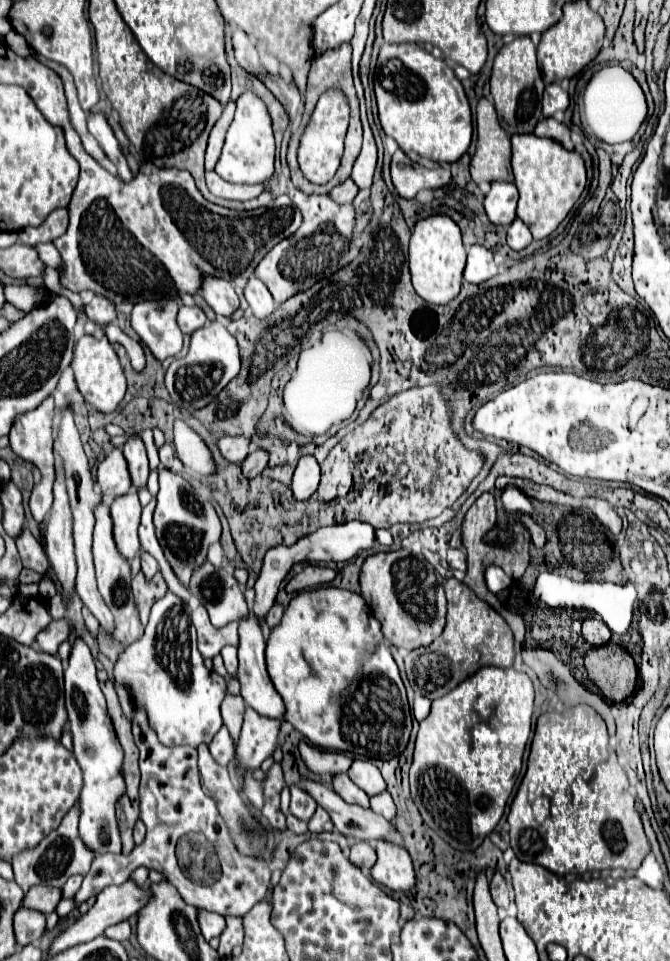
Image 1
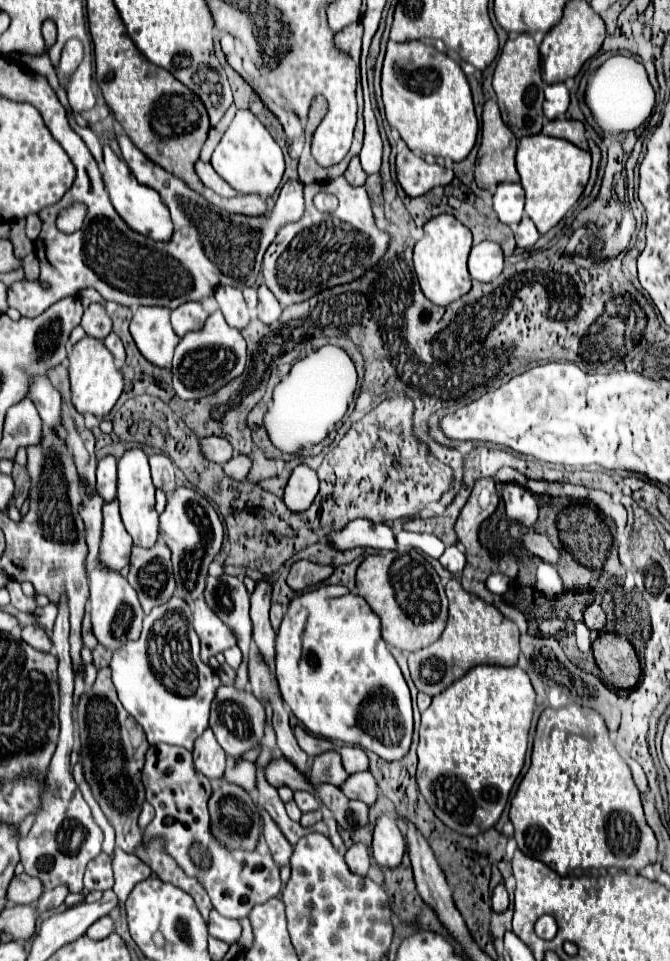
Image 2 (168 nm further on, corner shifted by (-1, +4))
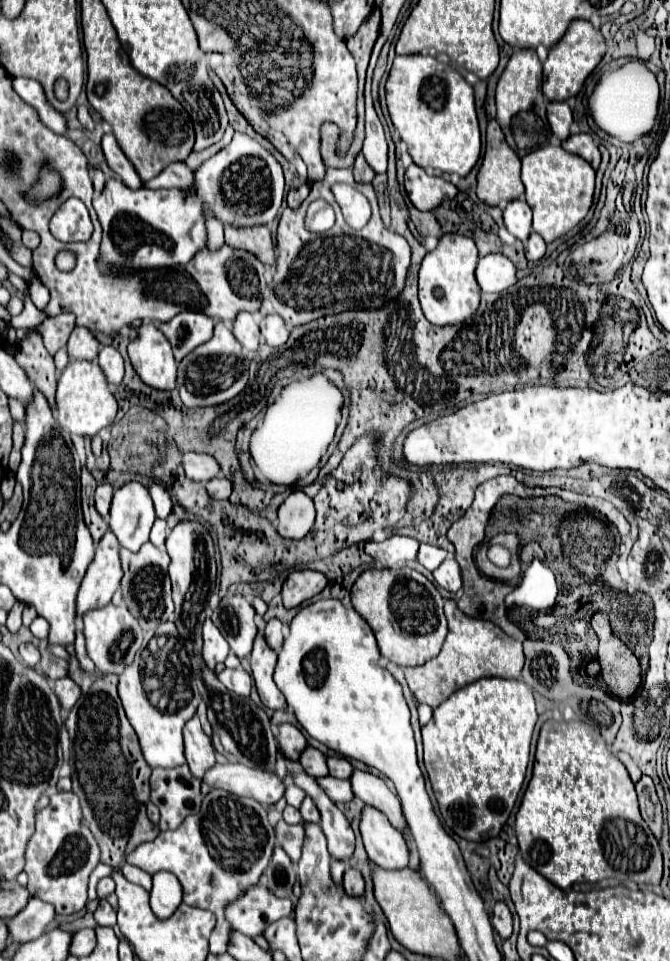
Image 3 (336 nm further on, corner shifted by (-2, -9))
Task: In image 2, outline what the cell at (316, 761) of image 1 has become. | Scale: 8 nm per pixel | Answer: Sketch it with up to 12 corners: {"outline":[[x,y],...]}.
{"outline":[[295,726],[295,738],[309,756],[335,748],[329,740]]}

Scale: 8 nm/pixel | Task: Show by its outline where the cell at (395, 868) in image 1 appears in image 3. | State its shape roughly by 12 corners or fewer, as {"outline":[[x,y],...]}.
{"outline":[[364,807],[360,831],[370,861],[408,867],[404,837]]}

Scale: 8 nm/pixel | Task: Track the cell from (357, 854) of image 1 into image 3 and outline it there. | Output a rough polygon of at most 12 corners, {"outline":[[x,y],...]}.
{"outline":[[348,867],[344,885],[348,895],[364,895],[364,877]]}

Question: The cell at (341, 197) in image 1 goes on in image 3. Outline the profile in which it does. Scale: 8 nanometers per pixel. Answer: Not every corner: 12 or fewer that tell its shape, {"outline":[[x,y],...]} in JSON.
{"outline":[[362,155],[354,161],[354,179],[358,183],[370,183],[374,171],[368,167]]}

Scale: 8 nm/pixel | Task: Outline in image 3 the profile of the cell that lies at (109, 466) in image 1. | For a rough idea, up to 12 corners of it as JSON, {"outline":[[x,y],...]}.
{"outline":[[112,485],[96,489],[96,509],[106,519],[112,503]]}

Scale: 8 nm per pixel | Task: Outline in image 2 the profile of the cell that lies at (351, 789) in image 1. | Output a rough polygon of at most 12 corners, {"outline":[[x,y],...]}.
{"outline":[[339,752],[315,756],[311,778],[339,786],[347,778]]}

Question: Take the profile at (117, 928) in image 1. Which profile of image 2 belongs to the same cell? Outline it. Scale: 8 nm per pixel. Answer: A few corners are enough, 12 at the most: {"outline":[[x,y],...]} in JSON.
{"outline":[[109,916],[99,918],[85,936],[107,938],[115,928]]}

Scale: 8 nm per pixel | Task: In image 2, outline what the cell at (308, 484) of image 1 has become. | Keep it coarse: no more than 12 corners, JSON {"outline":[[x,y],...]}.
{"outline":[[299,464],[285,486],[283,502],[291,512],[313,504],[319,478]]}

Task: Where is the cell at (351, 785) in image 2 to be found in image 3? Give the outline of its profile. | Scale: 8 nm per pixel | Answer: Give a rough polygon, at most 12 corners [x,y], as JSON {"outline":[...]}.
{"outline":[[322,777],[318,785],[334,803],[354,799],[350,781]]}

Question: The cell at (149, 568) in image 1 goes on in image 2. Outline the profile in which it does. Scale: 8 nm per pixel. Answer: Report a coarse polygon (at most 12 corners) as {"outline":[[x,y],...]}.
{"outline":[[143,450],[119,460],[117,500],[135,546],[157,540],[155,486]]}

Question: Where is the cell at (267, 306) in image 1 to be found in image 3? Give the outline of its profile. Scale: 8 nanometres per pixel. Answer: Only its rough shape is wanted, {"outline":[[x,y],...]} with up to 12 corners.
{"outline":[[276,313],[264,317],[260,331],[270,347],[288,339],[288,329]]}

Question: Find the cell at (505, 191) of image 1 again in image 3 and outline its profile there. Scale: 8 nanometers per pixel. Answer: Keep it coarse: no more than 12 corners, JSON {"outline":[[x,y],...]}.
{"outline":[[520,197],[504,209],[506,229],[526,241],[532,225],[532,211]]}

